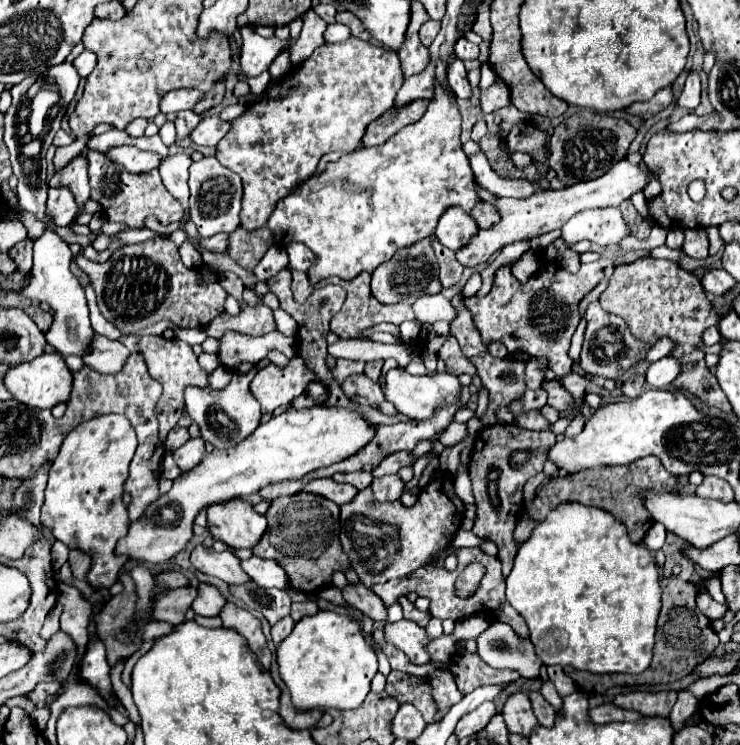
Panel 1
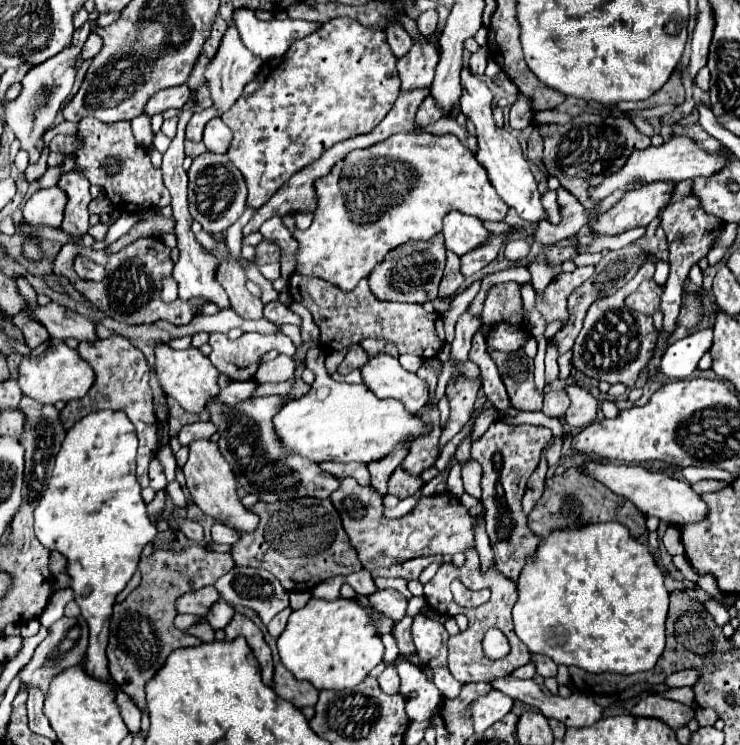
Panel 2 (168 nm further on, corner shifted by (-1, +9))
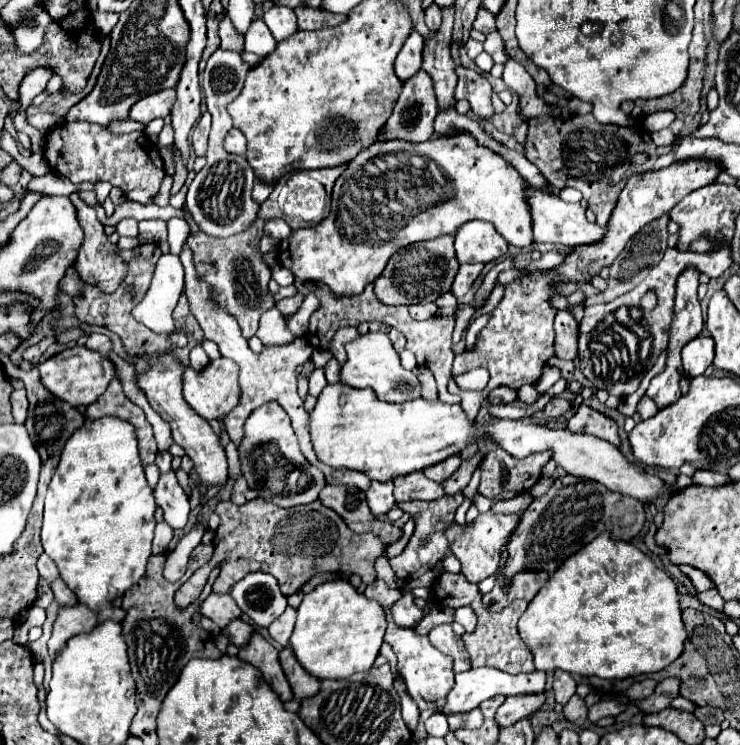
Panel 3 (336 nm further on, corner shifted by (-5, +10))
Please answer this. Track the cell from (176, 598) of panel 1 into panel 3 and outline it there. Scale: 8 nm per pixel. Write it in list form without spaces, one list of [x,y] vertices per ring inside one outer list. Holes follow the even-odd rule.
[[[211,594],[207,602],[203,602],[201,610],[203,610],[203,616],[211,618],[219,628],[227,628],[229,622],[243,616],[241,608],[229,594]]]

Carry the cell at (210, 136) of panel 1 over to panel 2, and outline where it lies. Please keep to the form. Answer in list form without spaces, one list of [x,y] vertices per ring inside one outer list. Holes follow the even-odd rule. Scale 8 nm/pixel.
[[[213,117],[205,125],[203,143],[213,153],[225,153],[227,147],[229,147],[229,143],[231,143],[231,129],[219,117]]]

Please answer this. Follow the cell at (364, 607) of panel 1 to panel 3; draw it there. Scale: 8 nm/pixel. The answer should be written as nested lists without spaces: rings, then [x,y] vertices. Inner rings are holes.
[[[407,592],[407,594],[403,594],[401,600],[389,610],[389,614],[391,614],[391,618],[393,618],[395,624],[399,624],[399,626],[403,626],[403,628],[413,628],[413,626],[417,626],[417,624],[421,622],[421,618],[425,616],[425,612],[415,606],[413,598],[415,598],[415,596]]]

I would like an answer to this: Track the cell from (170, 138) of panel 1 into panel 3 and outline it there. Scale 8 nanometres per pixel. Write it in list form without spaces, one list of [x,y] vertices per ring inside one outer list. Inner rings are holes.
[[[167,118],[163,130],[161,130],[159,138],[157,138],[157,146],[159,146],[159,148],[165,148],[165,146],[169,146],[169,144],[173,144],[173,126],[171,126],[171,120]]]

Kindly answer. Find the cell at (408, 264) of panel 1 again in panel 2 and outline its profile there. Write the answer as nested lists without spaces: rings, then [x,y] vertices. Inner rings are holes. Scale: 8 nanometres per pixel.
[[[437,233],[435,237],[431,237],[429,241],[415,241],[415,243],[403,243],[399,247],[395,247],[393,251],[389,251],[383,259],[383,263],[379,263],[379,267],[375,267],[375,271],[371,271],[369,275],[369,287],[373,291],[373,295],[381,301],[401,301],[401,303],[425,303],[437,297],[437,287],[443,275],[443,267],[445,267],[445,245],[443,245],[443,235]]]

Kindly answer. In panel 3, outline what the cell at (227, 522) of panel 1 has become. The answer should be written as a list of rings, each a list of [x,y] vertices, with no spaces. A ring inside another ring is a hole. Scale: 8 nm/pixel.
[[[165,352],[157,364],[153,364],[149,370],[145,370],[143,374],[137,374],[137,386],[139,390],[145,392],[151,408],[169,422],[171,426],[171,434],[175,444],[179,444],[185,454],[193,460],[195,464],[195,472],[199,474],[203,486],[225,486],[227,482],[227,458],[225,458],[225,450],[219,442],[219,436],[213,432],[213,428],[209,426],[209,422],[205,418],[201,418],[183,398],[183,370],[185,366],[179,362],[179,358],[171,352]]]

